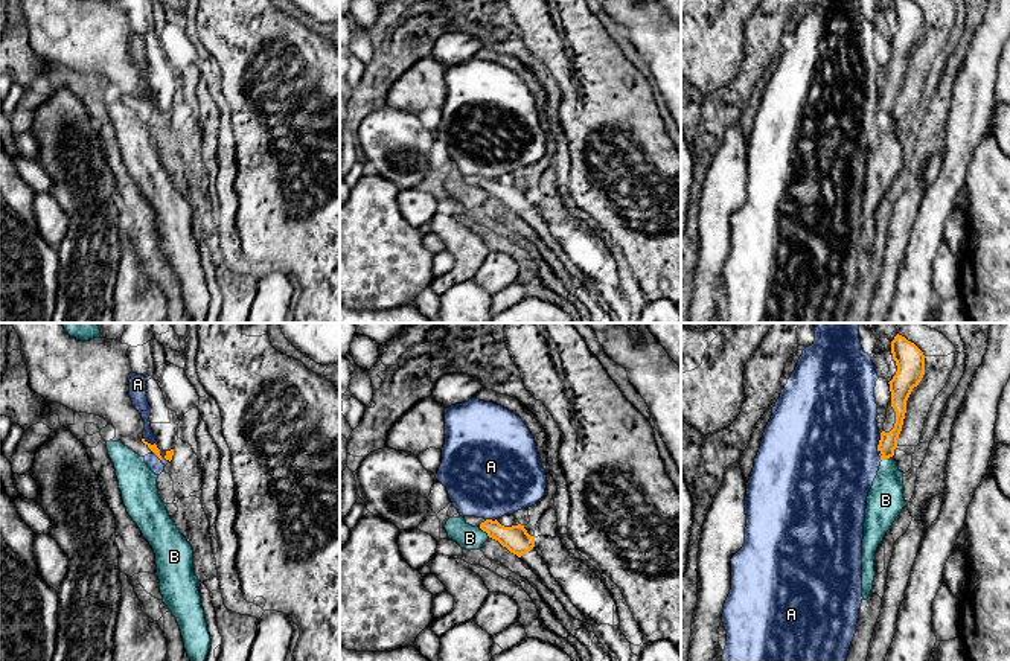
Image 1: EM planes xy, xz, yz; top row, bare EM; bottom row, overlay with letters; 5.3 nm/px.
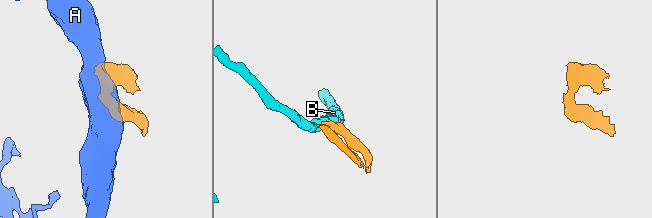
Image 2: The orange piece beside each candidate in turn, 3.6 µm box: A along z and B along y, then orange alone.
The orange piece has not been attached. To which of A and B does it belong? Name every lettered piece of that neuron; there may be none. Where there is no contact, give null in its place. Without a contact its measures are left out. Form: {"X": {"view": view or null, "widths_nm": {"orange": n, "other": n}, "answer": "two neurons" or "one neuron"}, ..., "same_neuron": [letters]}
{"A": {"view": "yz", "widths_nm": {"orange": 100, "other": 480}, "answer": "two neurons"}, "B": {"view": "xz", "widths_nm": {"orange": 140, "other": 130}, "answer": "two neurons"}, "same_neuron": []}

